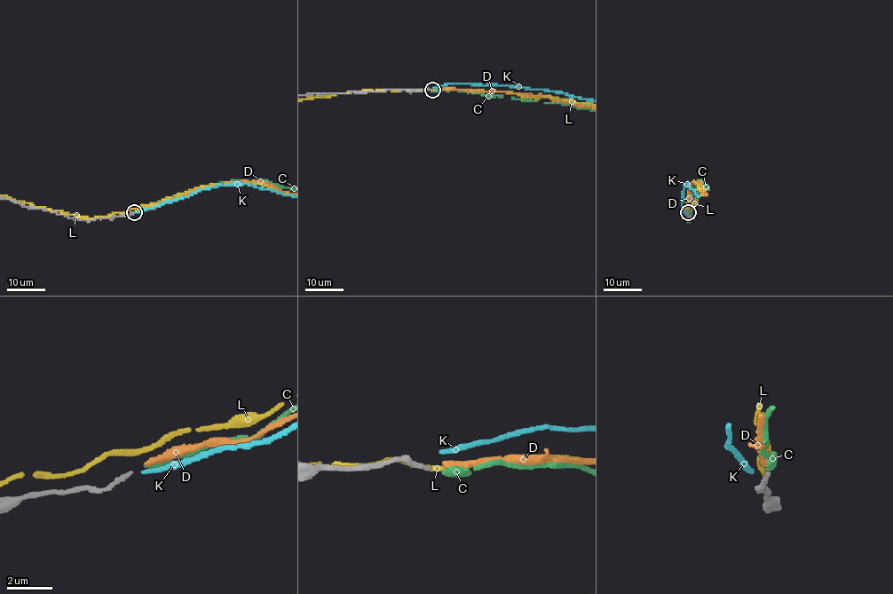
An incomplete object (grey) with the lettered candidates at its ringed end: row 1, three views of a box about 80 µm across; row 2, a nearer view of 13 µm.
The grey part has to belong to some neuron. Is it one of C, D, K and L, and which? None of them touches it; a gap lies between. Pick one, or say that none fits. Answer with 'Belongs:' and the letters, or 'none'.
Belongs: C

